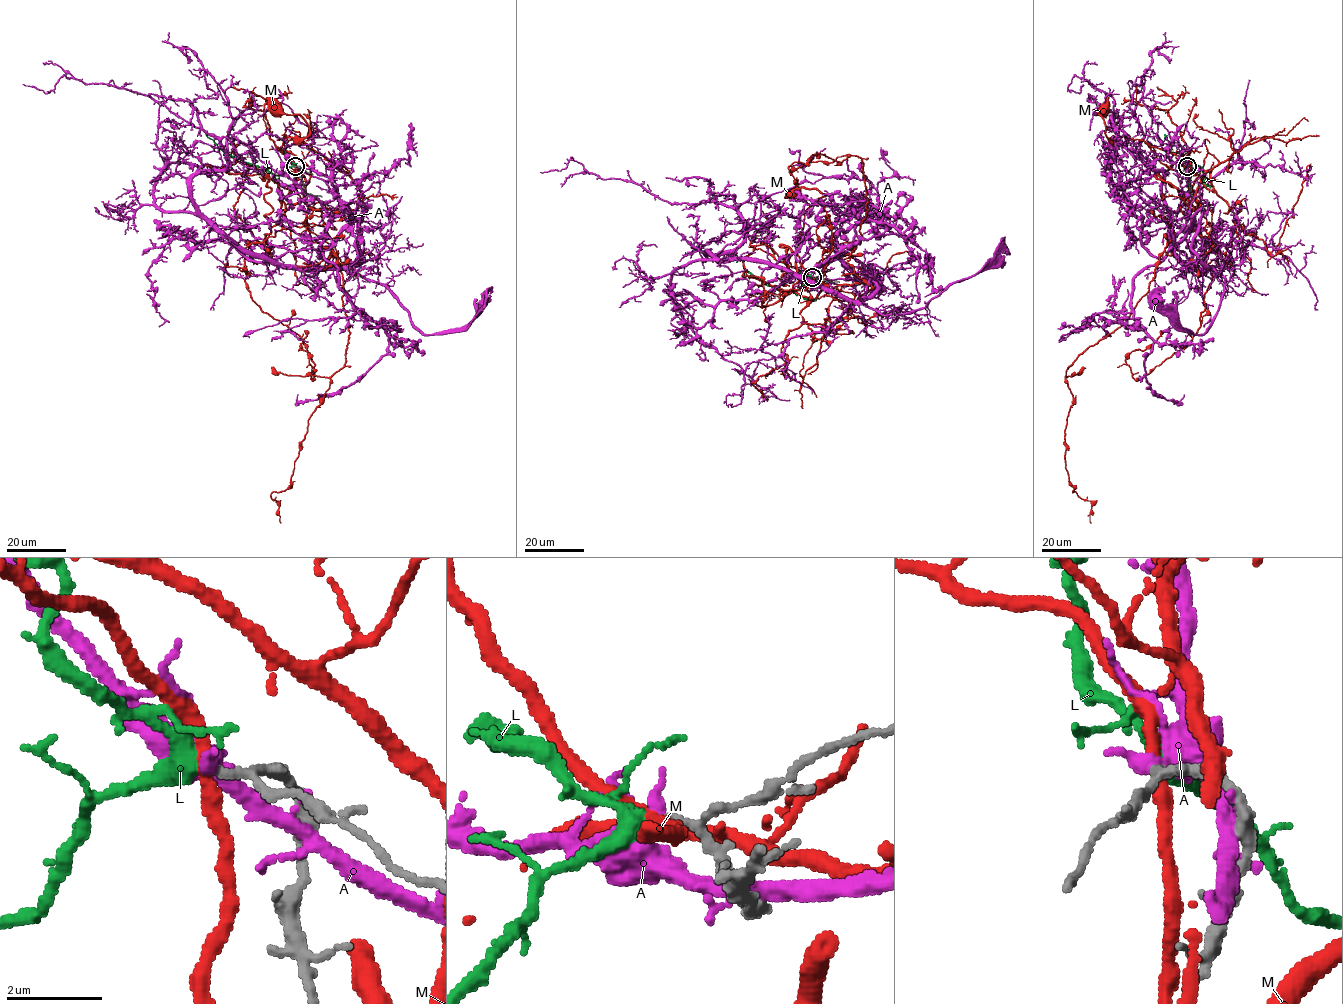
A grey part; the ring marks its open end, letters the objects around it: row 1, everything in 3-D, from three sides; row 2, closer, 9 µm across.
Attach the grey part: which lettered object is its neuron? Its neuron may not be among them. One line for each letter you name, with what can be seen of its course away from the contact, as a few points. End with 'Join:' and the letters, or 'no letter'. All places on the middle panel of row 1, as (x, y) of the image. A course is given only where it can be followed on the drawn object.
L: Its course: (812, 277), (797, 290), (786, 292), (753, 276), (740, 258), (732, 260), (723, 255)
Join: L

